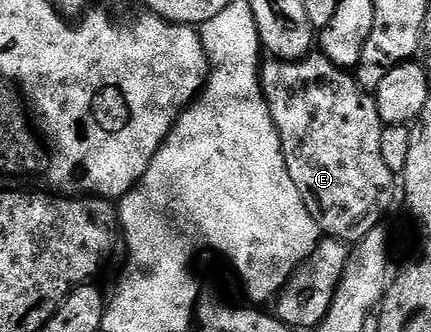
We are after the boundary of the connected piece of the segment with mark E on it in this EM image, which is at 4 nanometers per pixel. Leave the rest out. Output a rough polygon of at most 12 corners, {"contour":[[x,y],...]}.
{"contour":[[314,51],[262,64],[287,171],[325,237],[393,205],[372,92]]}

